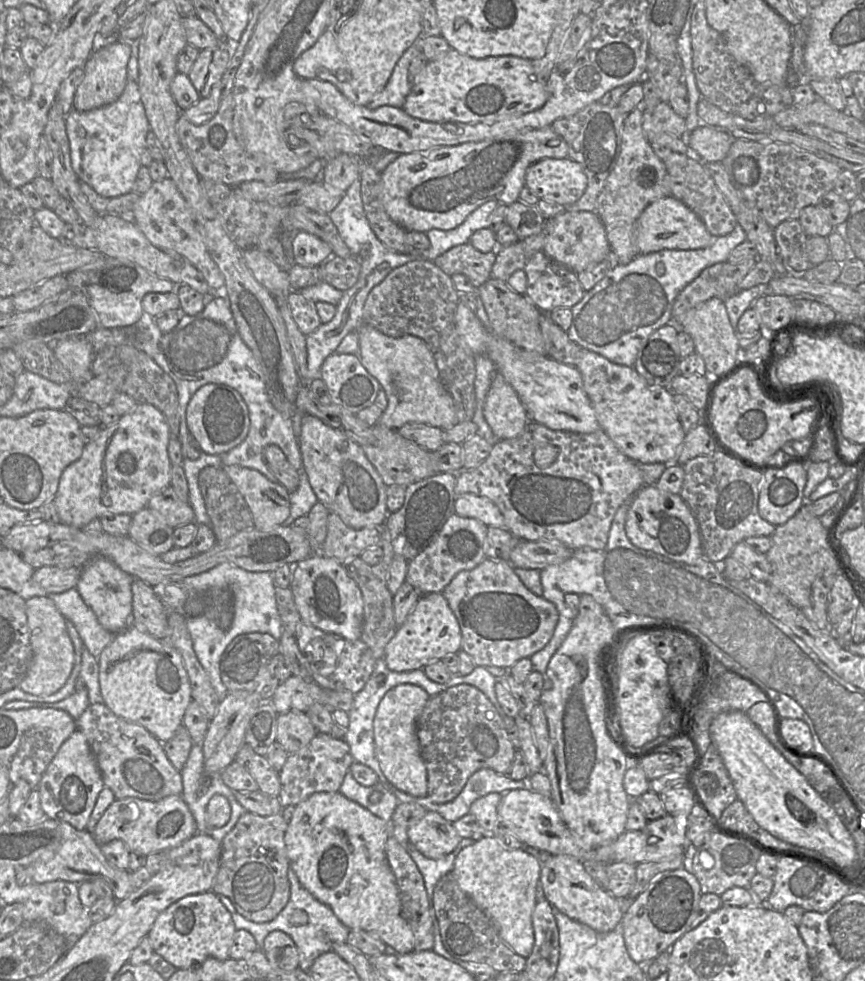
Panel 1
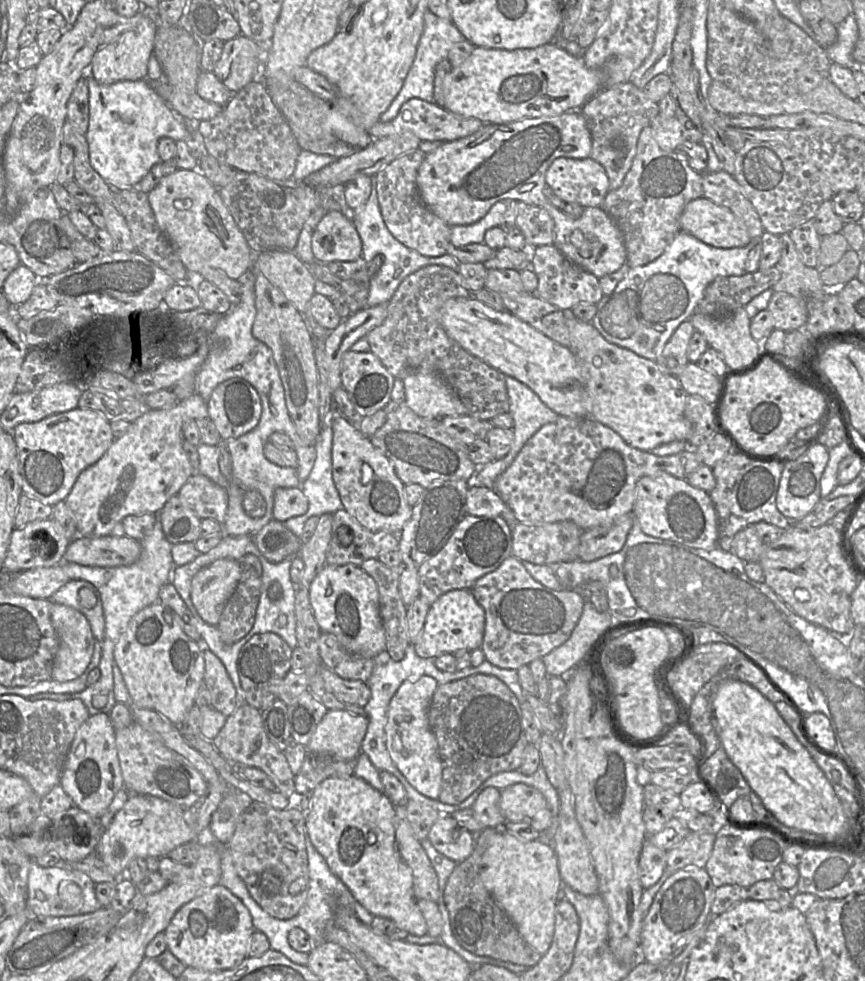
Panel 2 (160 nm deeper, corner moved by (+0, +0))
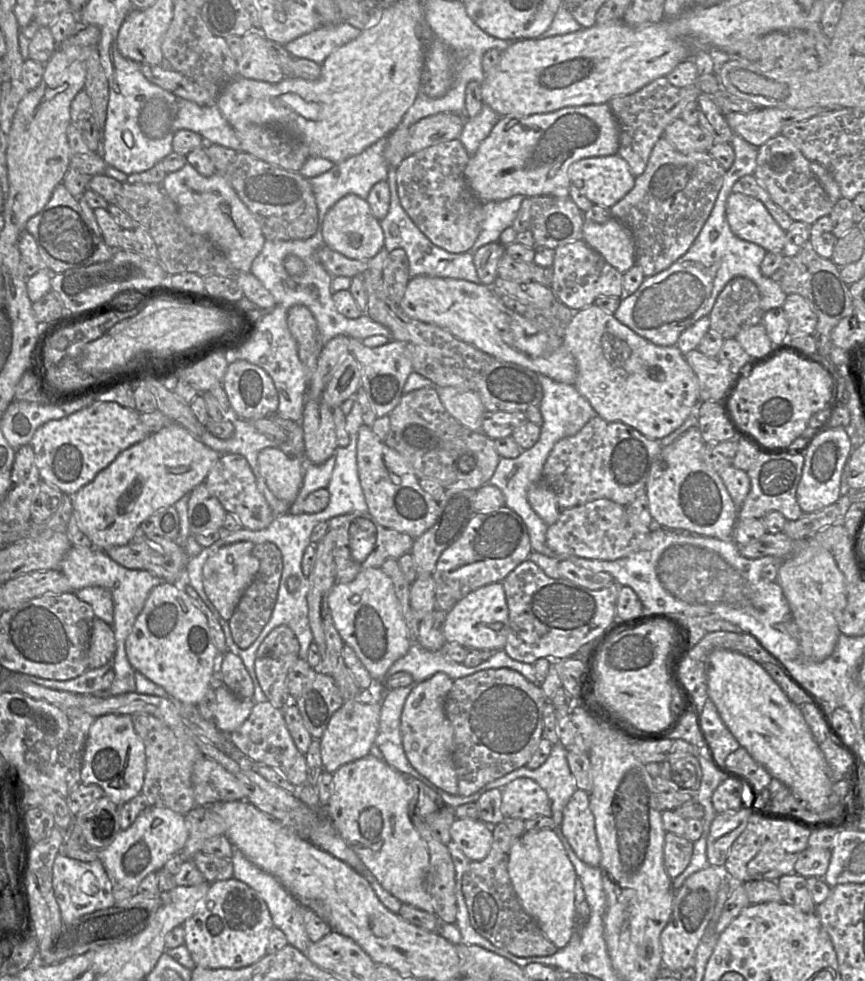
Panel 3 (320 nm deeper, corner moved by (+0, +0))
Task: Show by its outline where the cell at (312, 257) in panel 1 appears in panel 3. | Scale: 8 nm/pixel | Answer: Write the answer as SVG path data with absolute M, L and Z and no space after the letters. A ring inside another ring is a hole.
M349 194L338 200L326 213L322 224L324 245L356 260L370 260L383 247L385 235L380 221L372 214L366 199Z

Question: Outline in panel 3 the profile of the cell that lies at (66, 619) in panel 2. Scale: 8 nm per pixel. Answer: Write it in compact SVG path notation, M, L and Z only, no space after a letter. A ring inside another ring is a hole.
M97 617L94 618L87 651L89 670L96 669L111 661L115 651L116 641L112 625L106 624Z

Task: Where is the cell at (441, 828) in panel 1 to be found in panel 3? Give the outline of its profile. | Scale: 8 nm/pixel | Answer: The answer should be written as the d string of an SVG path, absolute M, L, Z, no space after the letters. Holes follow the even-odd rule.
M456 819L450 828L452 842L471 860L485 858L491 848L495 824L479 819Z

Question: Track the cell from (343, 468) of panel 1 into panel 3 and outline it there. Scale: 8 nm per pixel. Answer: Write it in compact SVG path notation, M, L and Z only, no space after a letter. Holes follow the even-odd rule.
M366 425L358 430L357 468L368 513L380 525L415 539L435 524L439 513L437 501L421 488L405 457L387 446Z

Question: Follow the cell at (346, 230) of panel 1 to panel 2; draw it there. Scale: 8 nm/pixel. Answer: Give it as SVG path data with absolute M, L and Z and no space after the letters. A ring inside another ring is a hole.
M374 180L372 183L372 191L368 200L360 205L359 207L349 210L344 206L344 209L348 211L352 222L354 223L357 232L362 241L362 255L361 257L366 261L370 262L373 258L377 256L377 247L379 235L377 232L380 232L380 227L384 227L385 223L381 215L381 211L378 204L377 193L374 187Z

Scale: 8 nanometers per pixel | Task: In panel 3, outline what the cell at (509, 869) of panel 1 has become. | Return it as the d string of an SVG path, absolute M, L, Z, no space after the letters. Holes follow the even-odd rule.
M550 829L526 831L511 847L508 873L524 910L537 921L543 933L558 949L565 947L575 932L575 885L578 876L557 834Z

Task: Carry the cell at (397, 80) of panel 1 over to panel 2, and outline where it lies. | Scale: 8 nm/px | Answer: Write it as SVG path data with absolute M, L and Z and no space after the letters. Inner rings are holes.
M427 9L424 14L424 30L417 46L413 64L404 80L401 90L389 108L381 115L380 121L387 122L393 120L397 116L400 107L412 98L433 102L435 67L440 61L447 59L448 52L455 43L463 40L466 40L465 37L450 19L439 18Z

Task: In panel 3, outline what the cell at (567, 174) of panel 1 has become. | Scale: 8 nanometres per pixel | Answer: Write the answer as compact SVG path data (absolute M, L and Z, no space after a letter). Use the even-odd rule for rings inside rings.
M619 155L584 158L568 168L571 185L593 204L610 208L635 184L628 163Z

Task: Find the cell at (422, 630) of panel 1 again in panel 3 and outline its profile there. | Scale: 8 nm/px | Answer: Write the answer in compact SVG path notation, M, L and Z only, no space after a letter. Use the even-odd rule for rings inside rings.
M501 582L482 586L458 601L447 613L443 626L446 644L458 643L467 649L497 651L505 646L509 610Z

